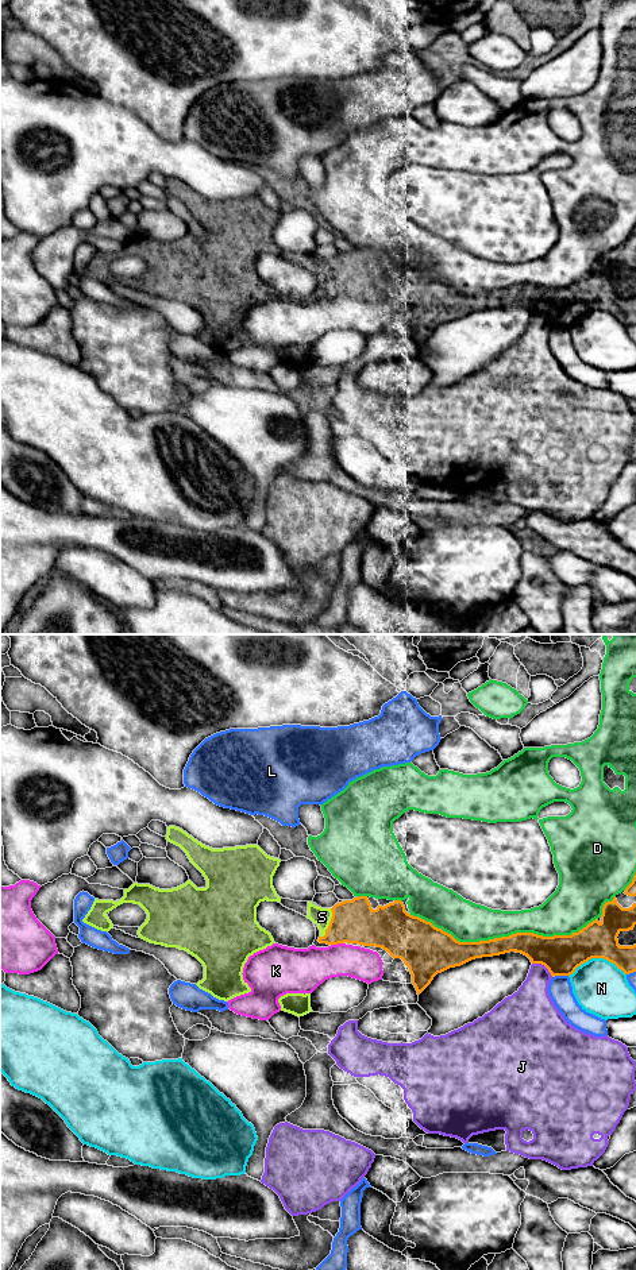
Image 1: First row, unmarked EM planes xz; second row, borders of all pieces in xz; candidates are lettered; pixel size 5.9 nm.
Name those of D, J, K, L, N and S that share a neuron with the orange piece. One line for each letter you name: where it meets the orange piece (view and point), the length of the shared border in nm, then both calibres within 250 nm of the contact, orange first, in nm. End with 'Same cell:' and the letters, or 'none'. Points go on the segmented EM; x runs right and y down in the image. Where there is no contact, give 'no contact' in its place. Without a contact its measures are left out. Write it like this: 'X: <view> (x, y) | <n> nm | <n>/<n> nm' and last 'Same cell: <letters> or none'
S: xz (330, 923) | 190 nm | 260/110 nm
Same cell: S

